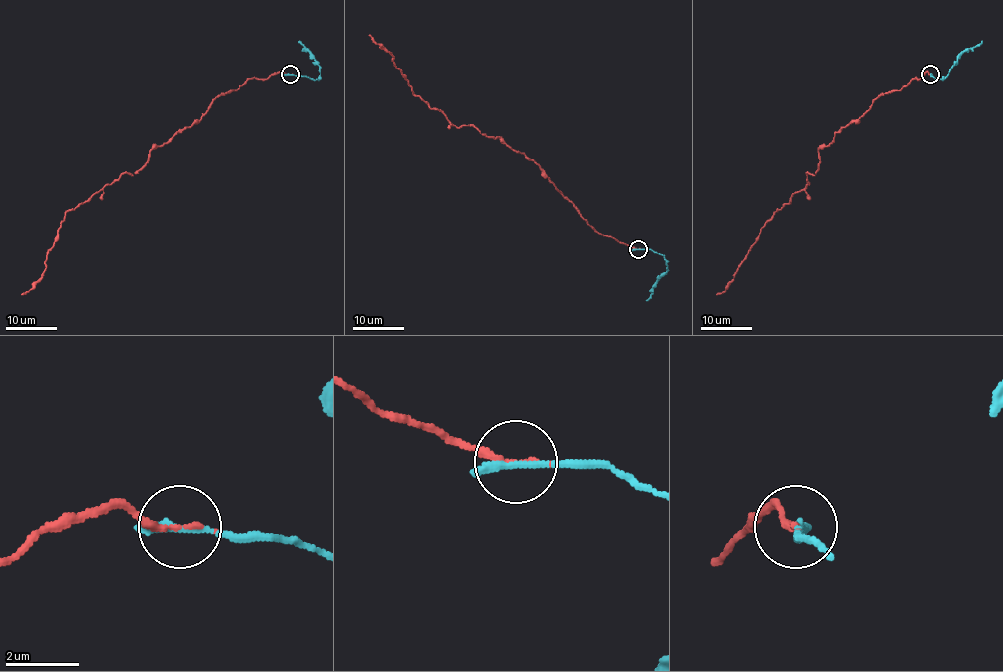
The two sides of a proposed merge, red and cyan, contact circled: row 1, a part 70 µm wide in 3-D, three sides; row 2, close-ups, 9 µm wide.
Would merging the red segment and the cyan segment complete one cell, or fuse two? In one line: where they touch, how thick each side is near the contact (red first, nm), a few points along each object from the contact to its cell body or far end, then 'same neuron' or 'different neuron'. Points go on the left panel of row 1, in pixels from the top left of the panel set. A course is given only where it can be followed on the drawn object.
at (290, 74); 190 nm thick on the red side, 280 nm on the other; red runs (290, 75), (251, 78), (220, 94), (198, 121), (151, 150), (136, 172), (68, 210), (41, 278), (21, 294); cyan runs (290, 75), (316, 80), (320, 75), (320, 66), (299, 40); different neuron

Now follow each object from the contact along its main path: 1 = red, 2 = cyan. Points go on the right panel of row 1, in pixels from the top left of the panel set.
1: (930, 75), (881, 94), (818, 150), (817, 172), (807, 173), (809, 183), (761, 229), (734, 278), (716, 294)
2: (930, 75), (939, 80), (947, 75), (964, 52), (976, 47), (981, 40)

